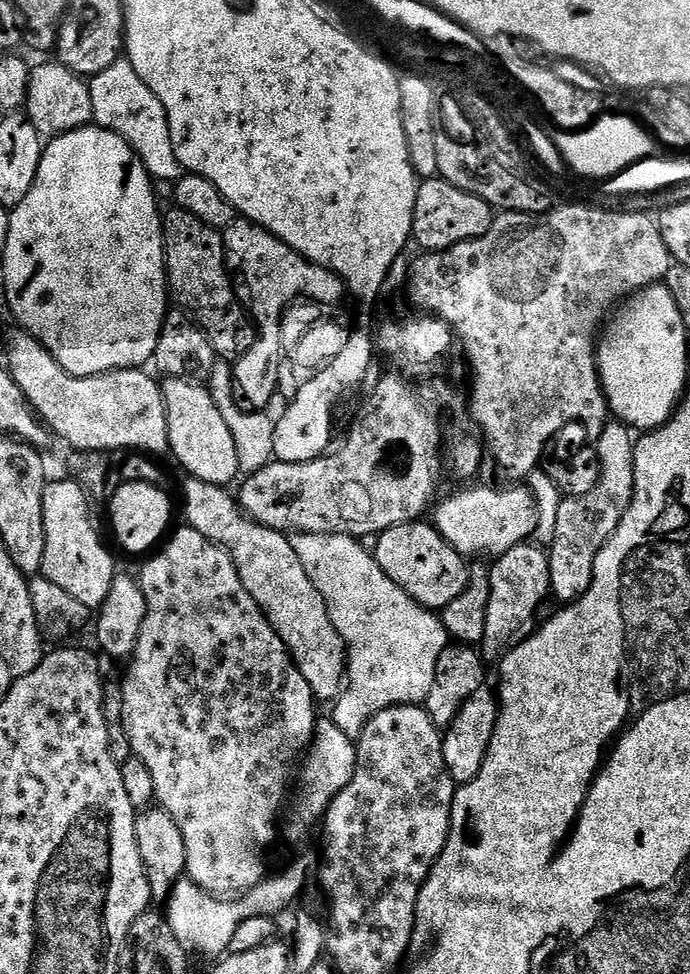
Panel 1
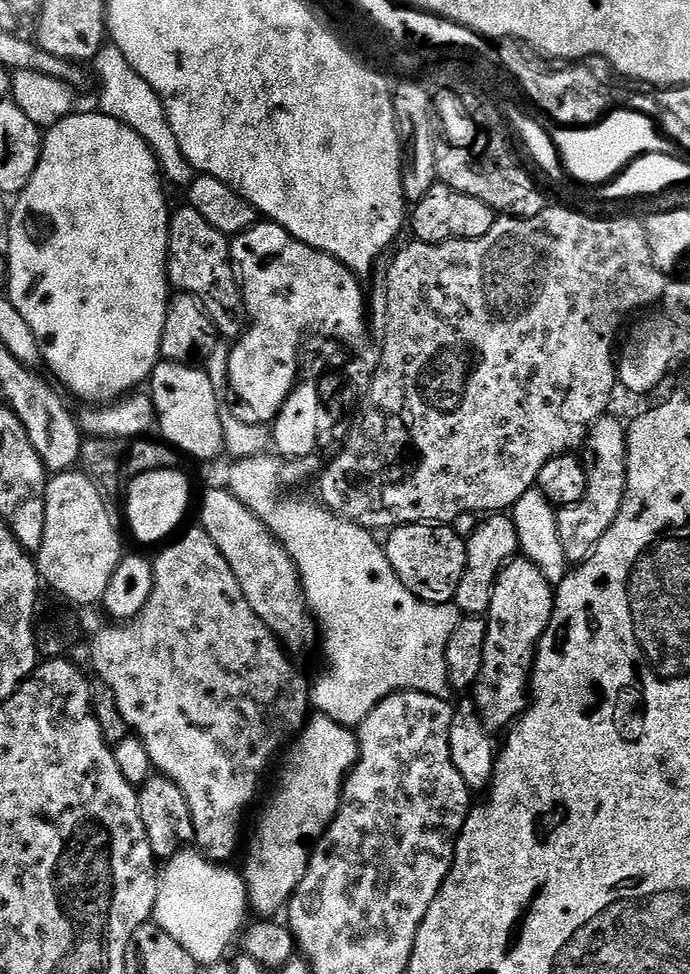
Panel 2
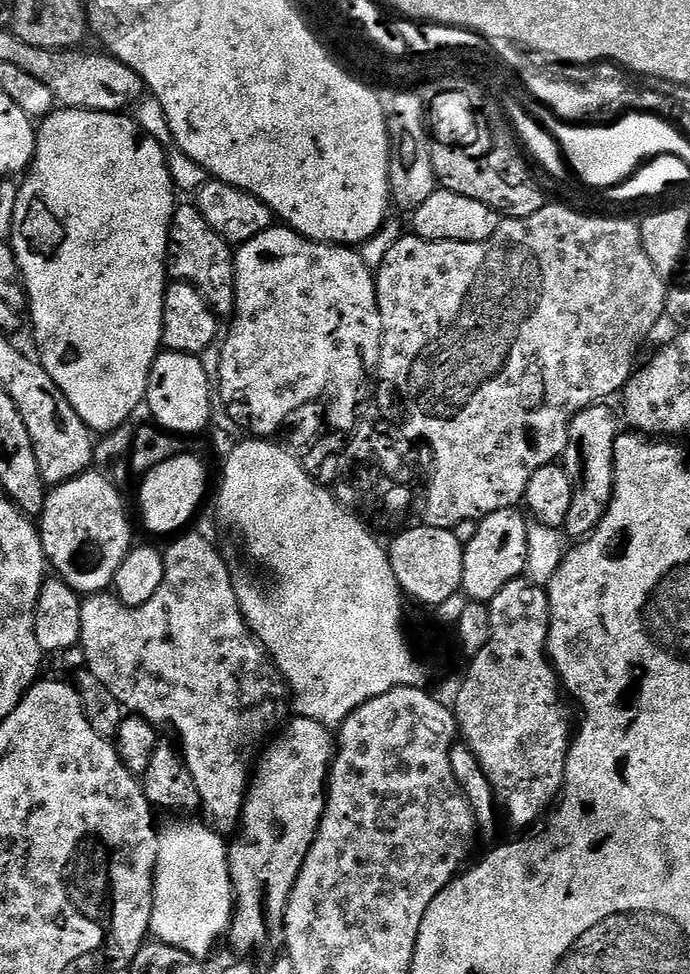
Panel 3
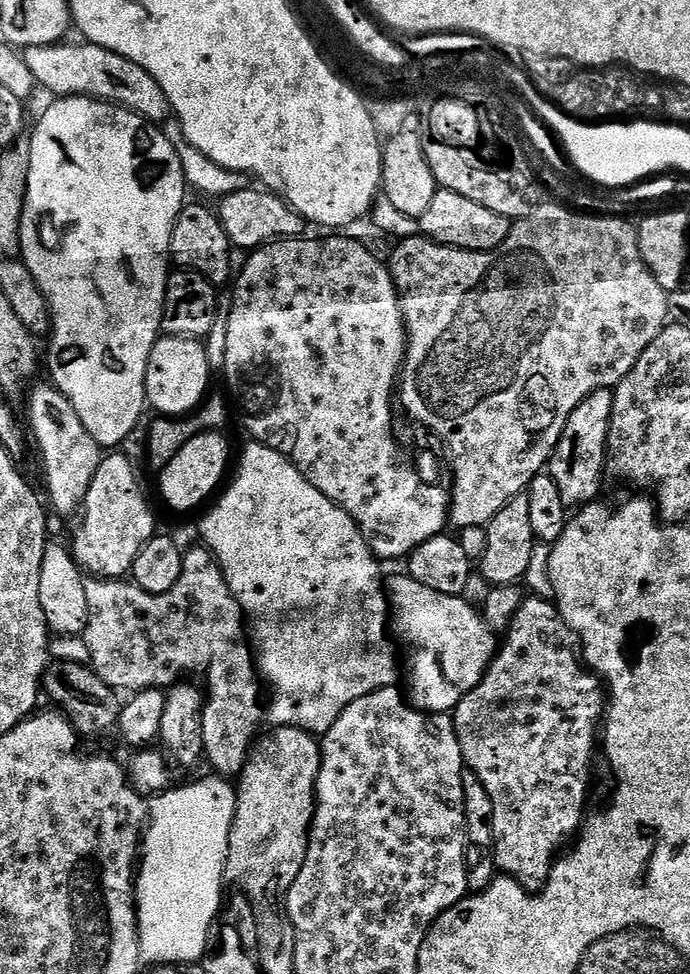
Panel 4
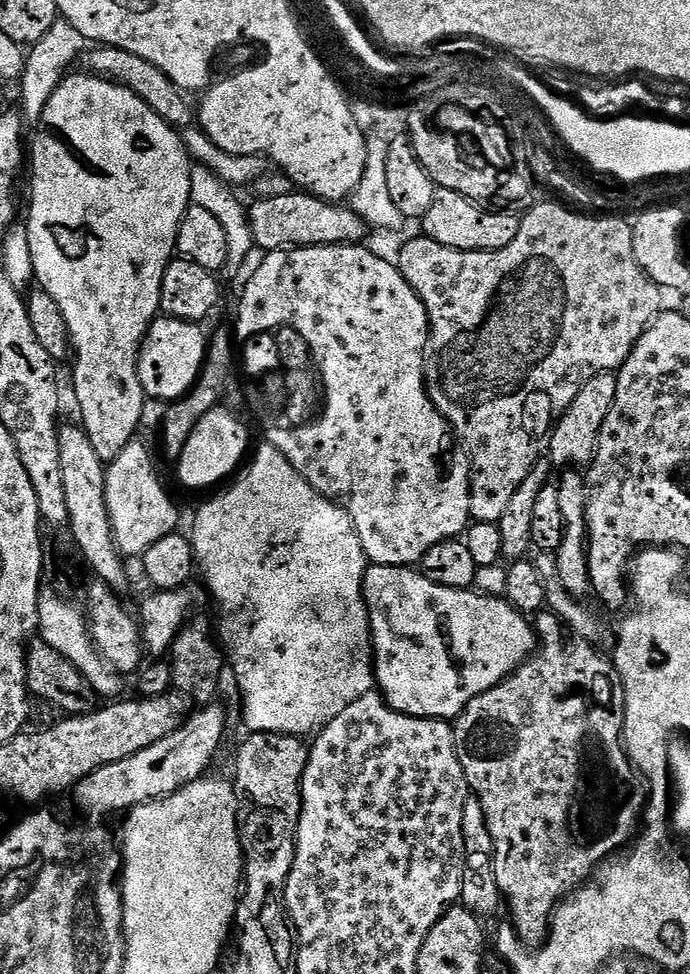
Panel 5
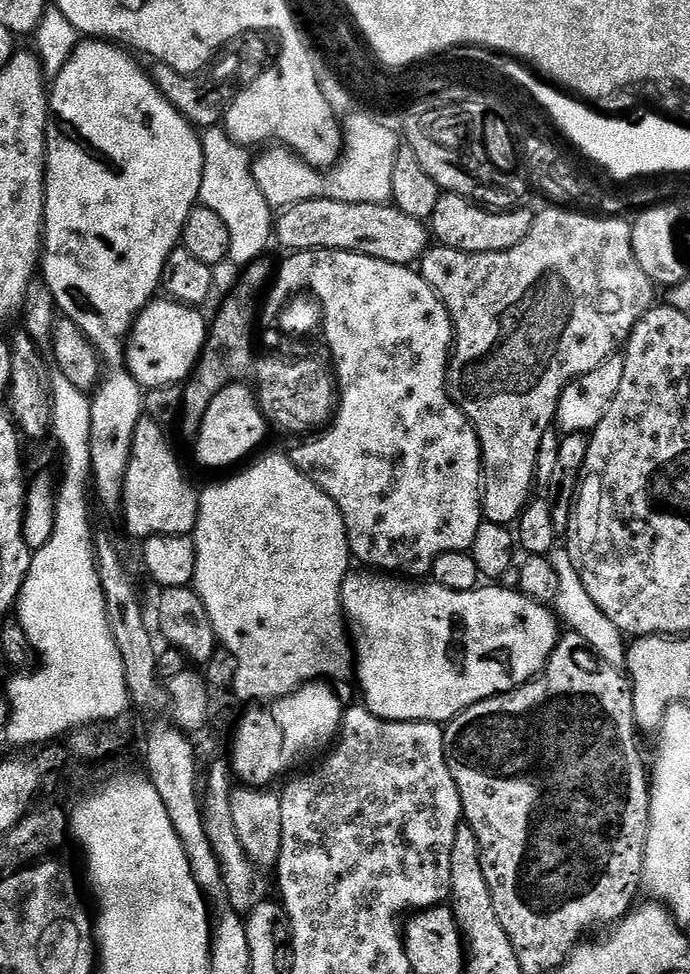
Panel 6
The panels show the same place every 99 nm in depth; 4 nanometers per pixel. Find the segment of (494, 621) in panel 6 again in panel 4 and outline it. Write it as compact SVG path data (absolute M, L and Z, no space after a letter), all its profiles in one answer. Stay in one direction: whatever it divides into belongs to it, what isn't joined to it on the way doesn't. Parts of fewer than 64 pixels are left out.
M401 574L401 576L392 576L390 578L387 577L387 580L386 580L386 595L388 597L388 606L389 606L389 609L390 609L390 628L391 628L391 631L393 633L395 633L395 635L398 637L398 640L399 640L398 635L400 635L401 641L399 640L399 643L402 645L402 648L403 648L402 643L404 643L404 648L405 648L406 651L408 651L408 664L409 664L410 667L412 667L412 669L410 669L409 672L408 672L408 684L409 684L410 687L412 687L412 696L411 696L411 692L410 692L411 703L413 705L415 705L415 707L419 708L421 712L431 712L433 714L448 714L448 713L451 713L462 702L462 698L466 694L470 694L470 690L474 690L474 686L478 686L478 682L482 682L482 678L484 677L484 671L486 671L486 669L488 669L489 666L491 666L493 658L496 657L496 649L498 647L497 637L494 635L492 629L490 629L486 626L486 622L484 621L483 615L481 615L481 613L479 611L477 611L477 609L475 607L473 607L473 605L467 604L465 602L463 596L451 596L450 594L438 594L438 590L430 590L430 586L422 586L422 582L418 582L415 578L413 578L412 576L409 576L407 574Z

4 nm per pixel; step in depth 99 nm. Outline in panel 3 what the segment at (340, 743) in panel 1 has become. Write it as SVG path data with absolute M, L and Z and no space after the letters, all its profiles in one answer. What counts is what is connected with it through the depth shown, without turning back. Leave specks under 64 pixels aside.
M296 716L287 723L281 734L280 738L275 737L261 751L249 783L248 795L244 798L240 826L234 836L236 841L232 840L227 849L235 907L226 936L227 939L232 939L233 950L241 952L244 955L241 957L244 958L248 958L251 952L266 951L271 944L283 945L284 915L288 909L290 894L298 882L298 874L306 862L306 854L310 854L328 805L328 773L336 753L333 731L314 719Z

